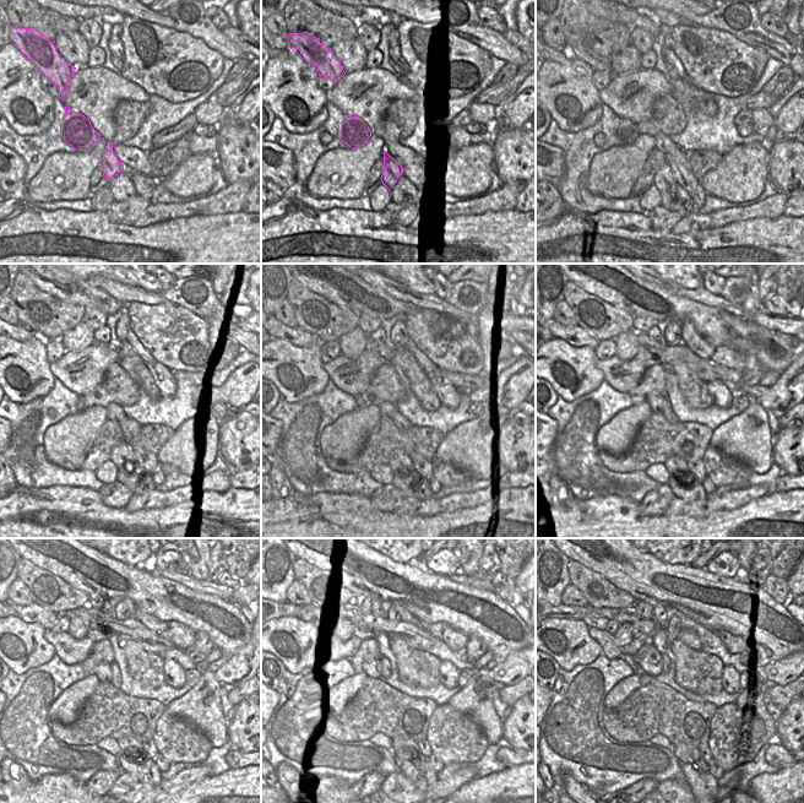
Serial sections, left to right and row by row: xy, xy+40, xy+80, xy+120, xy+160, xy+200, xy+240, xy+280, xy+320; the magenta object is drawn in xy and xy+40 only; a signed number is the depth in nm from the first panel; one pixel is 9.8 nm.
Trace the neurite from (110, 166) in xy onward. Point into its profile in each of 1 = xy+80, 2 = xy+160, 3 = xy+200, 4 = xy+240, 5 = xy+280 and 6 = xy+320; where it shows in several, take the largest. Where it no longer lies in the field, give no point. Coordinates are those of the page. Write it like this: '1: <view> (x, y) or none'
1: xy+80 (663, 179)
2: xy+160 (400, 461)
3: xy+200 (673, 465)
4: xy+240 (125, 742)
5: xy+280 (398, 743)
6: xy+320 (685, 753)

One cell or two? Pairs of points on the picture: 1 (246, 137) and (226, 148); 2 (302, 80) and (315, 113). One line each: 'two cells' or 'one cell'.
1: one cell
2: one cell

